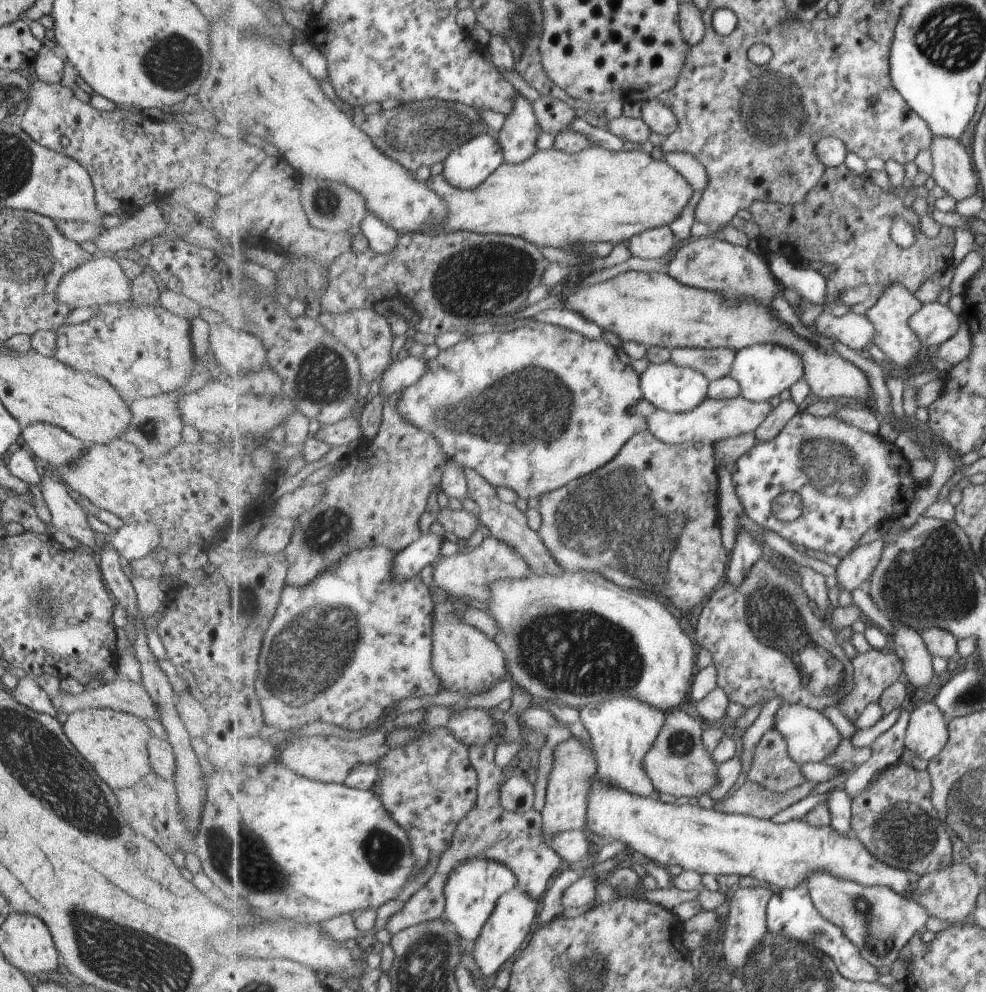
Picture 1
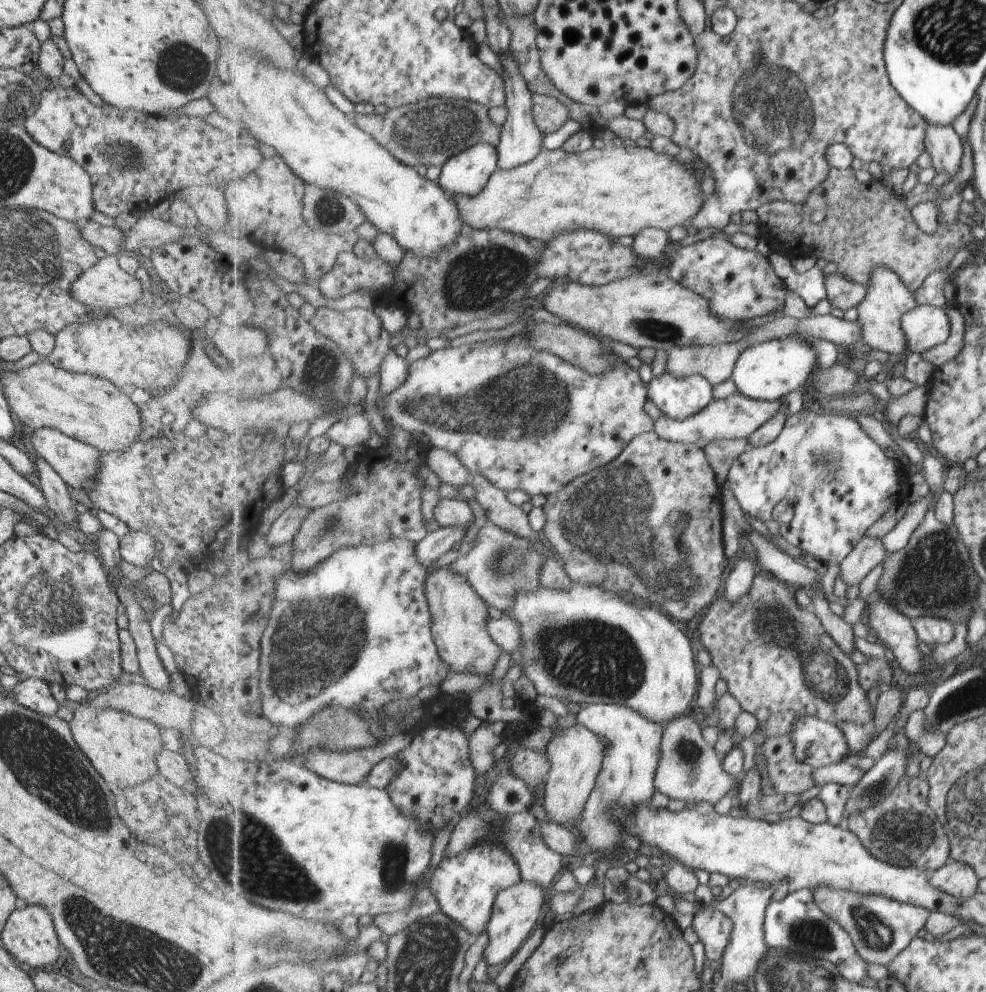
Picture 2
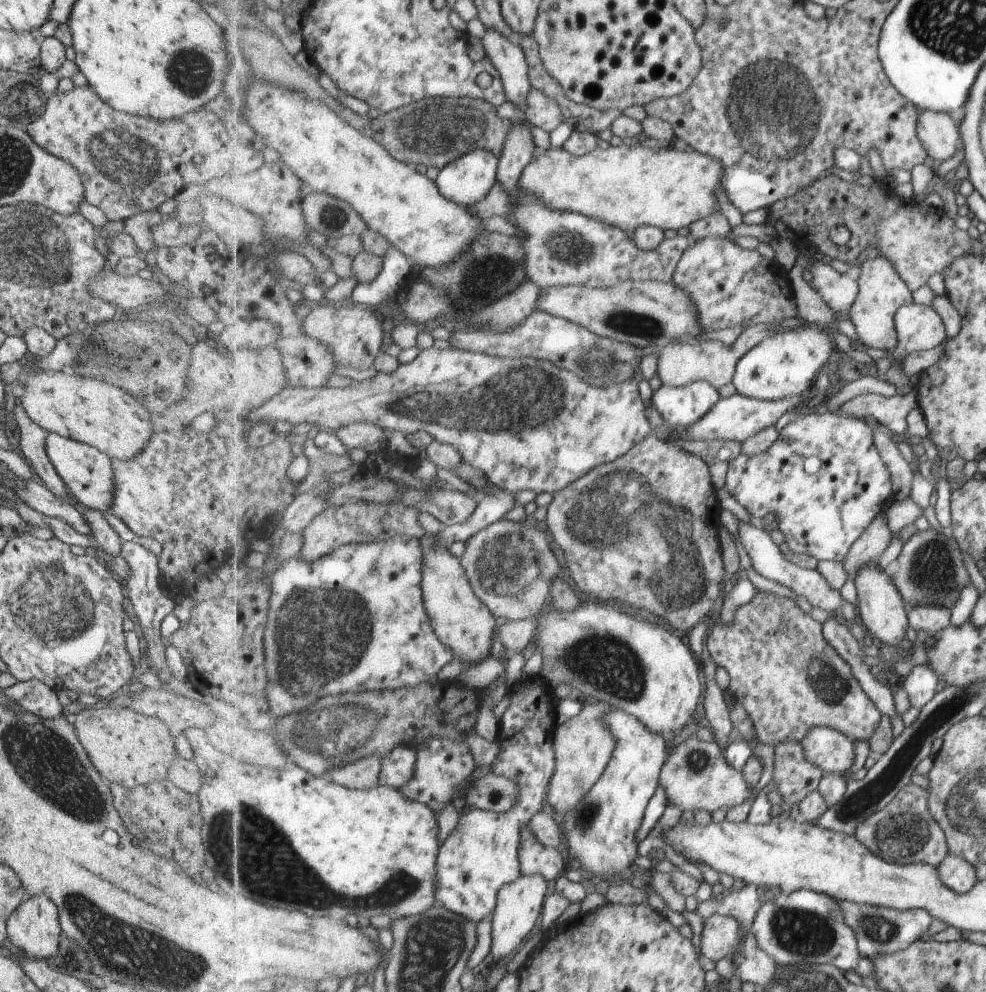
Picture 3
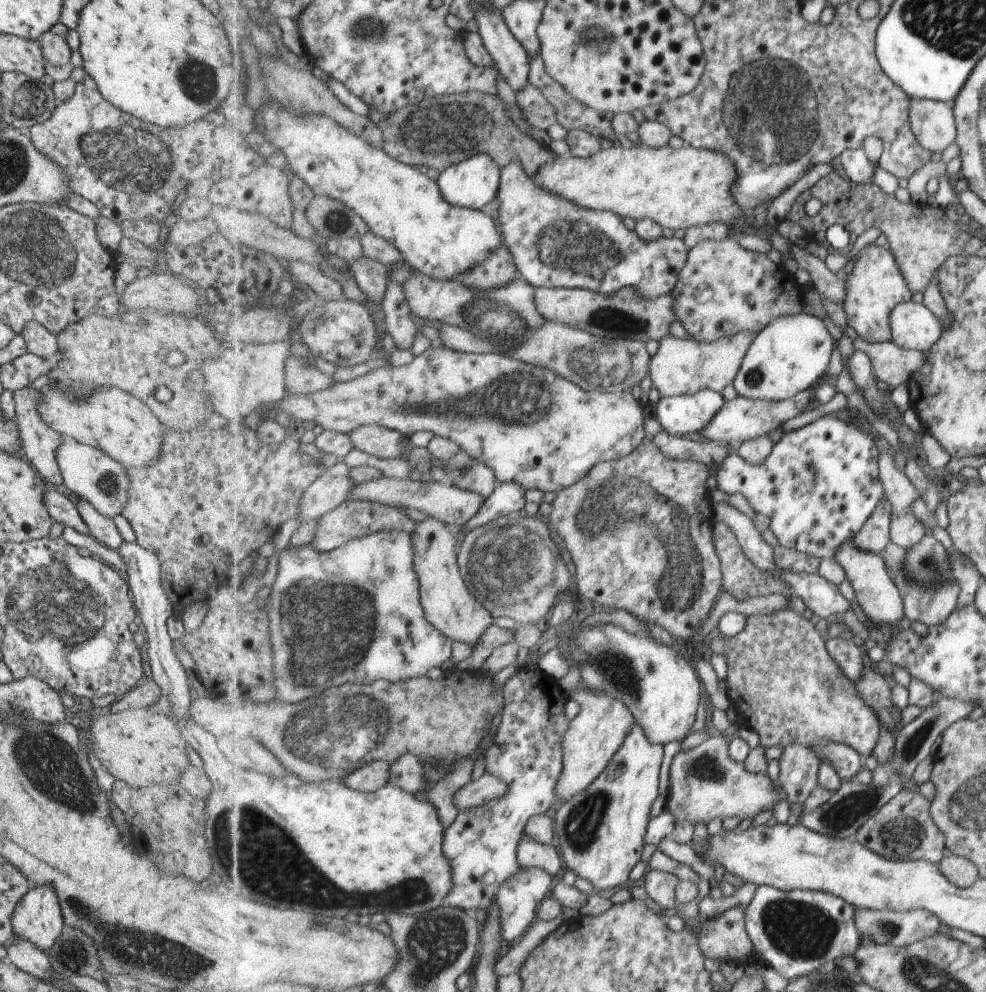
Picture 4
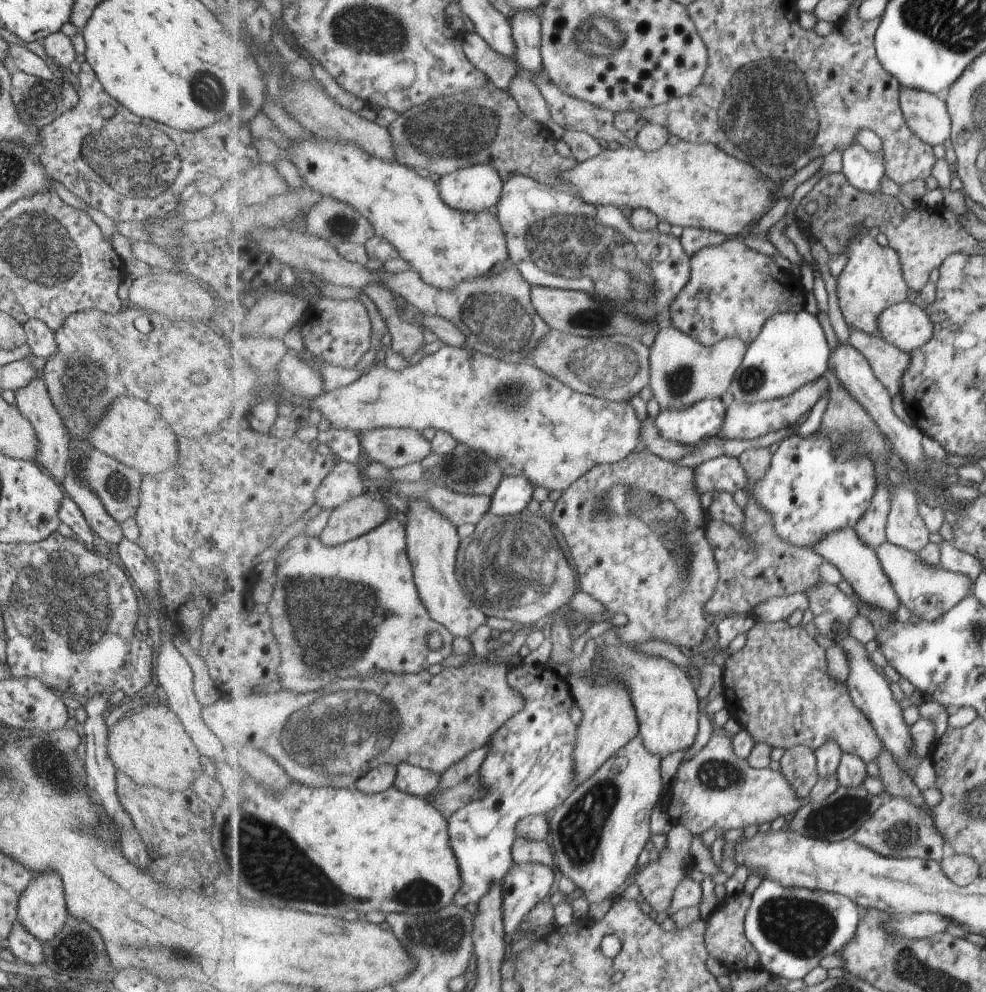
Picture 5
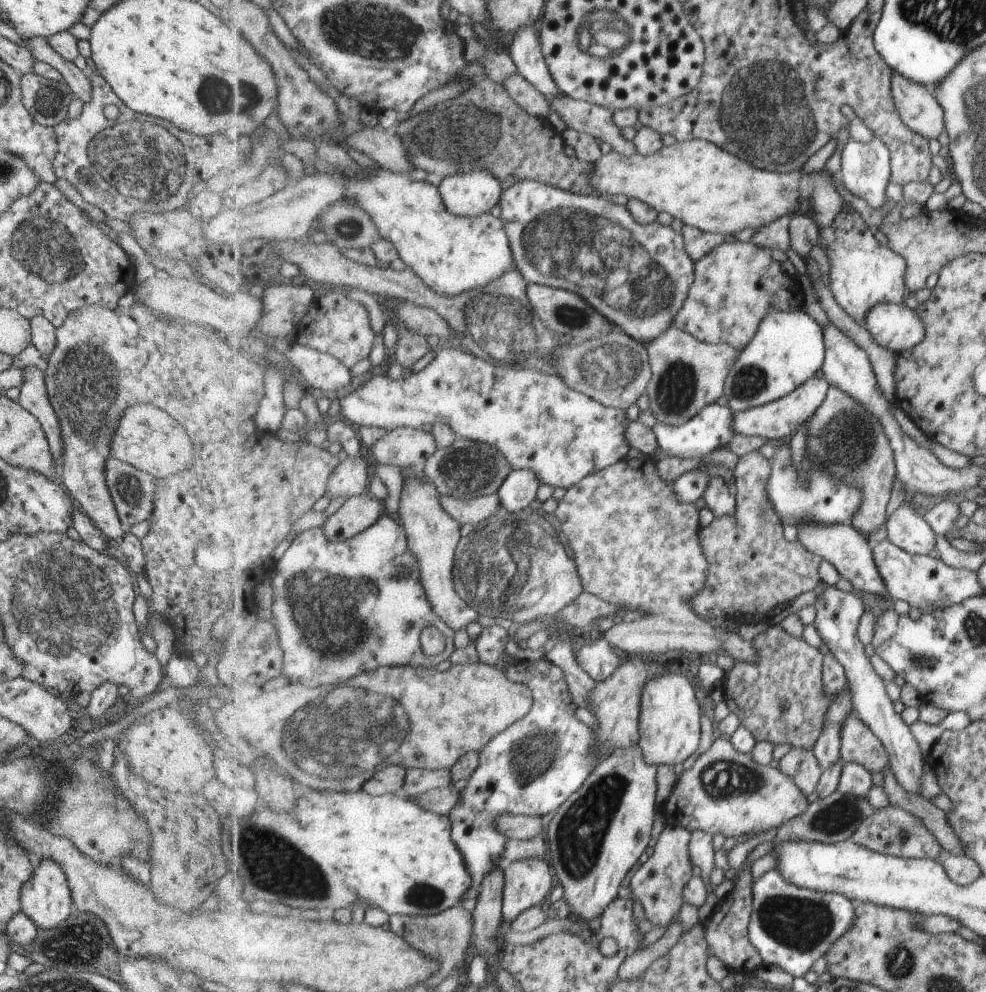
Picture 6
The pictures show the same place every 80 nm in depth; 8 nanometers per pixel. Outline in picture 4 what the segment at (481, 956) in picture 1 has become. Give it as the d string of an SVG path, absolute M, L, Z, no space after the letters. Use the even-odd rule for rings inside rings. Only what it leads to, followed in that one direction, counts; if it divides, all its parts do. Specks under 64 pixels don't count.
M521 868L514 877L506 880L497 892L498 905L502 912L503 930L502 935L505 944L515 944L513 940L521 938L534 924L537 918L537 908L549 896L551 896L551 884L553 875L542 868Z

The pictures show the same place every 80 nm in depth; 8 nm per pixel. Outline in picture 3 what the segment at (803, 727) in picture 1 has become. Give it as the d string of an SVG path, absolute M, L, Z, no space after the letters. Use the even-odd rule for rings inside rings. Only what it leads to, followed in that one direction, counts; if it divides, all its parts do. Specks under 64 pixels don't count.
M817 726L800 743L805 760L819 766L824 773L847 772L855 762L853 740L829 726Z

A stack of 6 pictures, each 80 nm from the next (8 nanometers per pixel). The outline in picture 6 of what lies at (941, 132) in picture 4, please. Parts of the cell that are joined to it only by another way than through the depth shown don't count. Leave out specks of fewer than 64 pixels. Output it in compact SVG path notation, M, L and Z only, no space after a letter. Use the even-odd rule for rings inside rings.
M894 72L892 86L895 107L902 123L923 138L936 139L945 127L943 108L939 106L931 90L905 80L897 72Z

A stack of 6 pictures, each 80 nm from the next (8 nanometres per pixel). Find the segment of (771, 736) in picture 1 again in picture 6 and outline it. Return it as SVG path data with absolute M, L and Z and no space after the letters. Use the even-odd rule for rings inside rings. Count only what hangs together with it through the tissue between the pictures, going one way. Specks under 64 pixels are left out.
M792 747L792 749L780 760L780 770L787 776L791 776L798 788L805 794L816 792L819 780L824 774L814 750Z

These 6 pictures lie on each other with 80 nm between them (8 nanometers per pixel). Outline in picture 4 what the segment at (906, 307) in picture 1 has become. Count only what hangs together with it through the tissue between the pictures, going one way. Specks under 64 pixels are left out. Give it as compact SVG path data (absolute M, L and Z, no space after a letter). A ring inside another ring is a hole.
M871 243L863 247L856 255L856 263L850 273L845 275L847 296L841 304L847 324L853 328L857 336L869 342L885 342L892 340L890 316L900 302L911 300L910 287L903 278L894 252Z

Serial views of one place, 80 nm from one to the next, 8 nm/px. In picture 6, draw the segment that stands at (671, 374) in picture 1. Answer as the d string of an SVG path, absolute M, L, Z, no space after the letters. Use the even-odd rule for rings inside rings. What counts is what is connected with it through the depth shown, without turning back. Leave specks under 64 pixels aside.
M709 404L705 406L701 412L697 412L697 416L693 416L689 422L685 424L675 424L669 426L667 422L656 422L654 428L655 435L659 440L661 450L665 450L665 454L679 458L703 458L706 459L709 454L713 454L719 448L727 449L727 446L733 436L735 436L735 428L733 428L733 411L730 407L723 404Z

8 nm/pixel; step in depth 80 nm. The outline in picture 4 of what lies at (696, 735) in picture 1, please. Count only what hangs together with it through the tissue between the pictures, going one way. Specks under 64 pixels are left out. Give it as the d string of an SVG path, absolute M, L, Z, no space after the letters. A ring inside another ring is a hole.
M723 736L708 737L699 746L693 747L687 751L675 754L669 770L669 792L667 794L666 808L678 823L689 822L696 825L698 822L707 824L715 818L720 821L732 816L739 816L742 819L754 819L761 812L773 810L777 802L785 797L785 792L780 786L779 780L777 785L764 769L752 770L745 763L737 762L730 755L730 744L732 741L723 738Z

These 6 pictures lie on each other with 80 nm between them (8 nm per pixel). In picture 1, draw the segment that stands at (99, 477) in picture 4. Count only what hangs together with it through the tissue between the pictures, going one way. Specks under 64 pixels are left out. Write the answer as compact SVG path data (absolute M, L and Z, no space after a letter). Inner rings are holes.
M33 422L20 430L20 443L37 459L53 466L65 466L73 462L86 445L57 426L45 422Z

